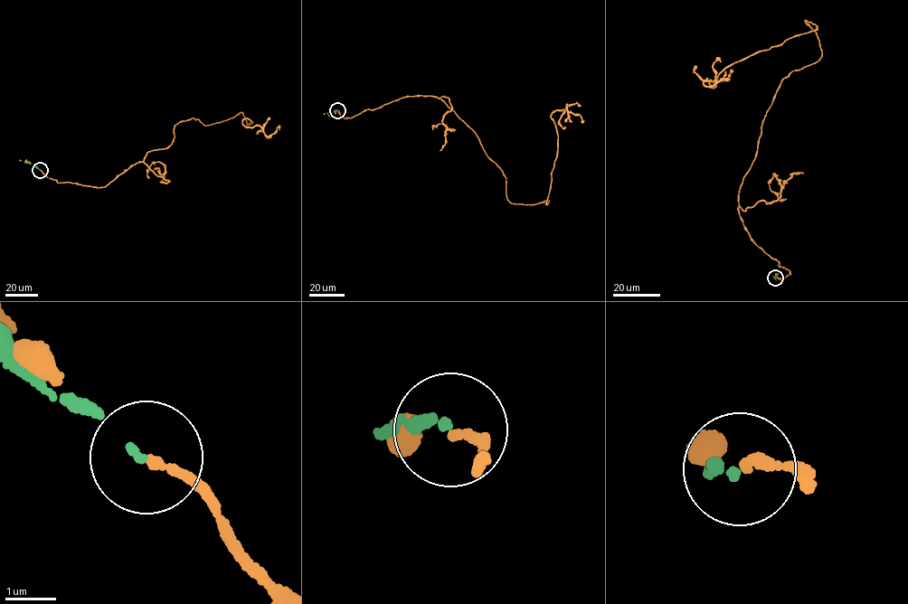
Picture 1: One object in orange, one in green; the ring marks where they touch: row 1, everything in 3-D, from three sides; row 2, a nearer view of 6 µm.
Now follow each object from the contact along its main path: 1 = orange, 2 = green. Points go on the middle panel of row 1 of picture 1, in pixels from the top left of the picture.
1: (337, 110), (438, 97), (503, 172), (508, 201), (530, 204), (548, 202), (550, 116), (567, 104), (581, 121)
2: (337, 110), (326, 113)

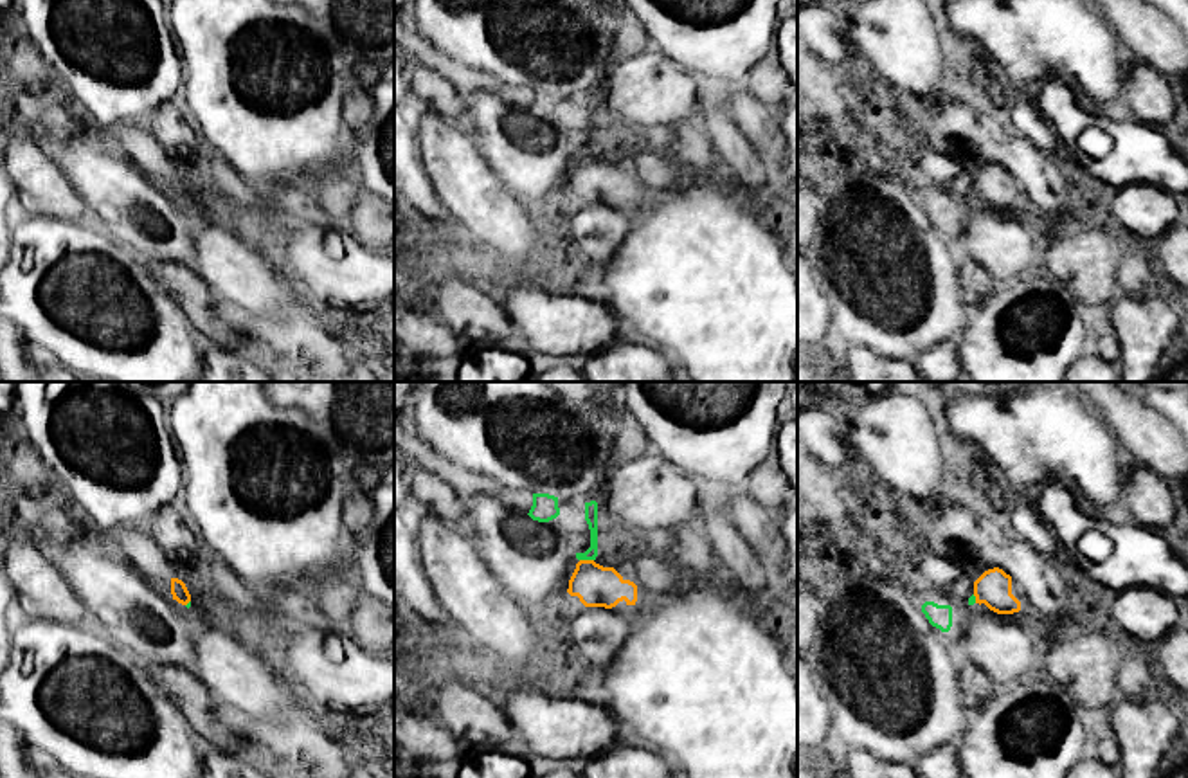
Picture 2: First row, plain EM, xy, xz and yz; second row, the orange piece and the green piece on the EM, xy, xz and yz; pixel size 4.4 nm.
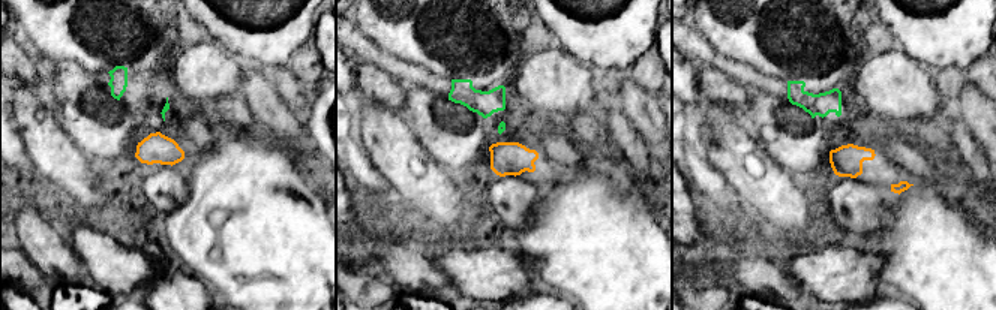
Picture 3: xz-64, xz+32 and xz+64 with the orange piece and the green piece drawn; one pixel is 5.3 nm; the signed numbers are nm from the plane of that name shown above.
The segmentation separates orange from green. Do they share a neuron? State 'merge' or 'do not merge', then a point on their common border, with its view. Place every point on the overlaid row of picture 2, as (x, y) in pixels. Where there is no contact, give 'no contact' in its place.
do not merge; contact xz (587, 560)

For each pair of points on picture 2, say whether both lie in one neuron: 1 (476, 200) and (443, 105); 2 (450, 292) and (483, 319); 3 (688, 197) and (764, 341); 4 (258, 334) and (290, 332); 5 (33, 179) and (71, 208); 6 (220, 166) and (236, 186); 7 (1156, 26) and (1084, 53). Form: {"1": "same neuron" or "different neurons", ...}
{"1": "different neurons", "2": "same neuron", "3": "same neuron", "4": "same neuron", "5": "same neuron", "6": "same neuron", "7": "different neurons"}

